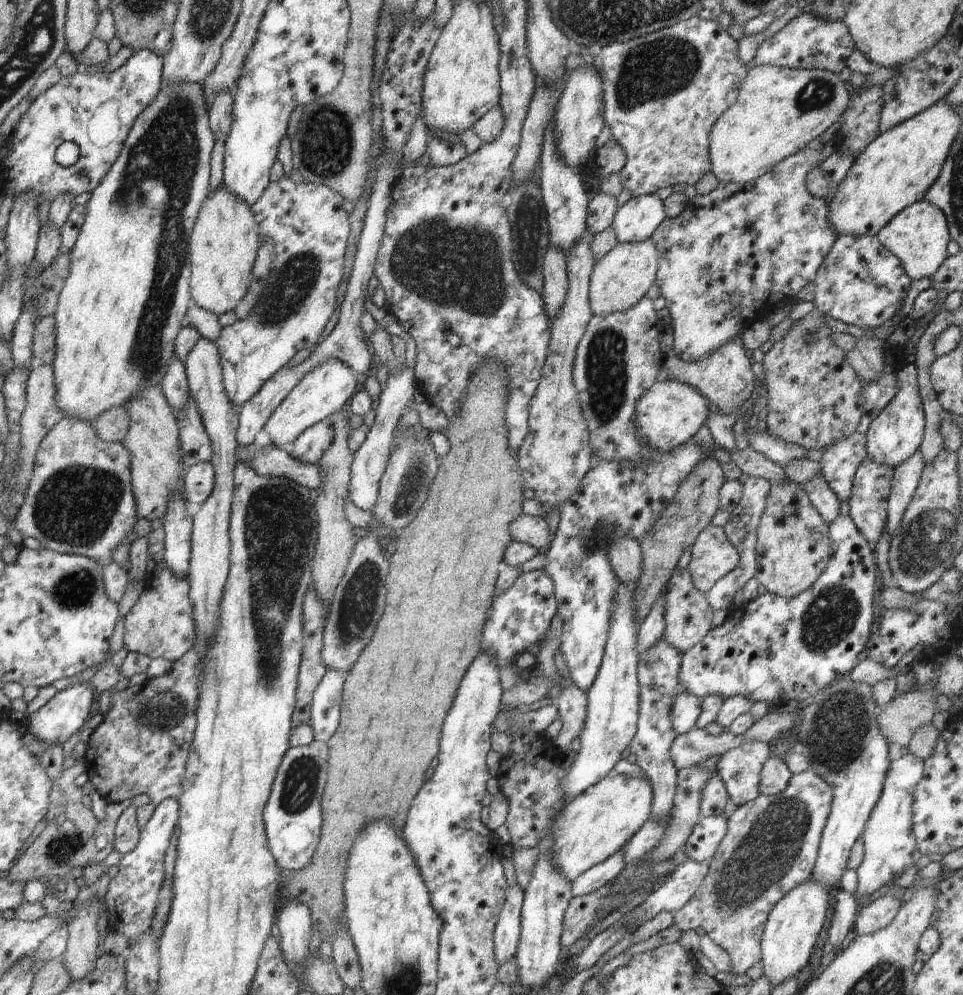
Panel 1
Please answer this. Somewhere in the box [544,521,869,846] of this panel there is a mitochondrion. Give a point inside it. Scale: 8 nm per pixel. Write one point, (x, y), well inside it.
(831, 616)

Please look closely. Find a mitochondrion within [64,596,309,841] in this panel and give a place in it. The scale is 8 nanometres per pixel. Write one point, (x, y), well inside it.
(165, 710)

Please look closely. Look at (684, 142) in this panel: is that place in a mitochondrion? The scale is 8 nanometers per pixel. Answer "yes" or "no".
no

